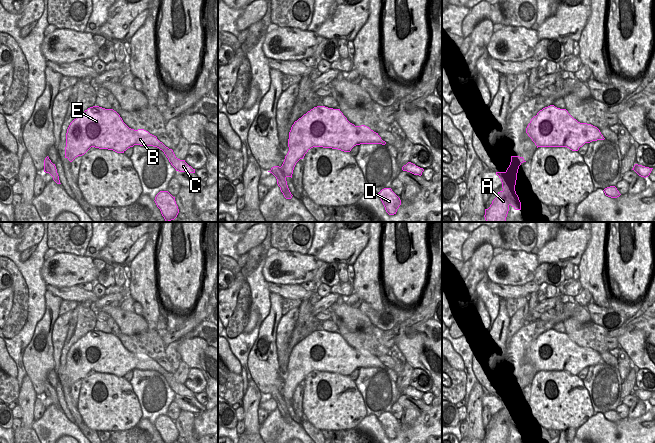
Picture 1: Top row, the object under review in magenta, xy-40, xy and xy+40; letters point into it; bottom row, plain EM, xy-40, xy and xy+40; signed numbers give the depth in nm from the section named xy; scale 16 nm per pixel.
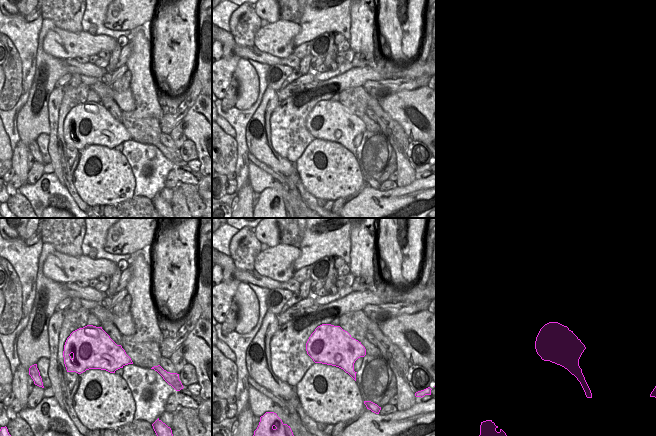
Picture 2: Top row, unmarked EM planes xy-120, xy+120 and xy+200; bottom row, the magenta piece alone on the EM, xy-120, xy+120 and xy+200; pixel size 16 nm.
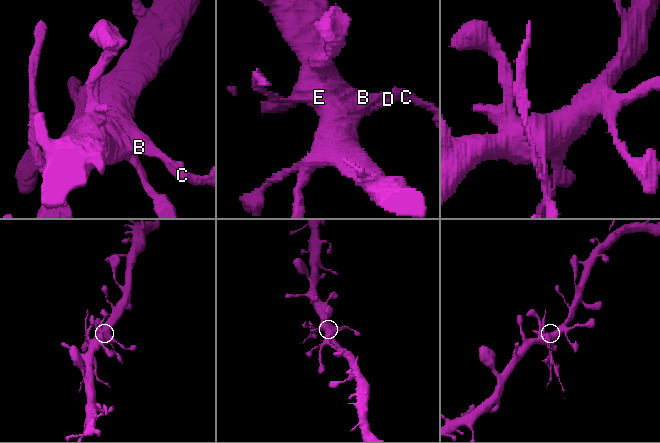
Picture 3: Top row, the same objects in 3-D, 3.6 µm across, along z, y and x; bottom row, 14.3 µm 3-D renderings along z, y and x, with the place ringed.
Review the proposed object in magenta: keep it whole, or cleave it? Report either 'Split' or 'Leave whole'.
Split.

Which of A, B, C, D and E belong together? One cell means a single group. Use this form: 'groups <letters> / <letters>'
groups A / B C D E

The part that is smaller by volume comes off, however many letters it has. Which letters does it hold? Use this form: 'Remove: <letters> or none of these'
Remove: A.

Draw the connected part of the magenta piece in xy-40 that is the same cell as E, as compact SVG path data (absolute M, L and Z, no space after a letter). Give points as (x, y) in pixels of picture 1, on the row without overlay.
M93 330L74 343L66 357L65 382L72 386L91 371L124 377L134 369L153 370L164 376L171 389L179 396L195 397L185 384L178 383L173 374L144 353L129 352L113 333Z

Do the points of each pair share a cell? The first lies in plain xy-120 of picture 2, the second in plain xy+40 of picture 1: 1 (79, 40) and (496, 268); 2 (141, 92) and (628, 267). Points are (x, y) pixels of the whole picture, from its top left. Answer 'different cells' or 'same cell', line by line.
1: same cell
2: different cells

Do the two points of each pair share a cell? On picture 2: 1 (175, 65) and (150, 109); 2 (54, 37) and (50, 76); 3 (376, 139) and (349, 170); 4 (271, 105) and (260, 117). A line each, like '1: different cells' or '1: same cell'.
1: different cells
2: different cells
3: different cells
4: same cell

